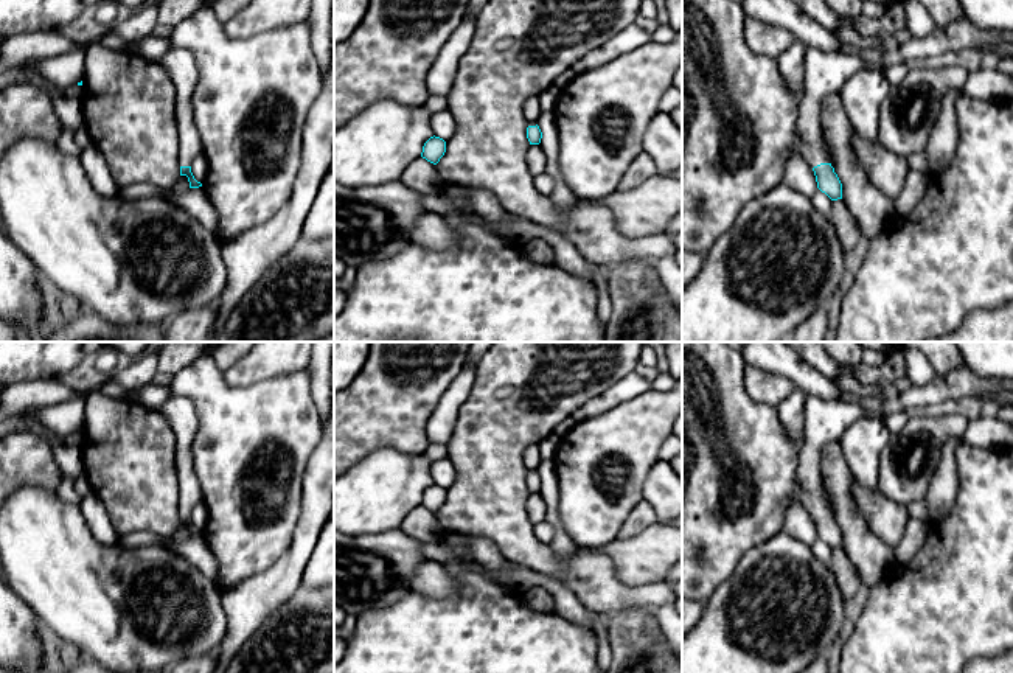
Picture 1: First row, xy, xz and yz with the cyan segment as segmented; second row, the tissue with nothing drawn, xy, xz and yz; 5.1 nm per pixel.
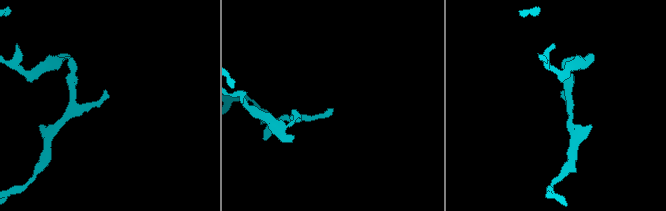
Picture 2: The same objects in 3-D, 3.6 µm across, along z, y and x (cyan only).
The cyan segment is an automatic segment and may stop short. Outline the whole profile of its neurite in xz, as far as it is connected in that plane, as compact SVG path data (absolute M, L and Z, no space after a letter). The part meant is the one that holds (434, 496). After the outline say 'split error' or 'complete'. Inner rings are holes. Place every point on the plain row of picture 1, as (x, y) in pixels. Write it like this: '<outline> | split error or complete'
M433 483L424 491L421 505L437 513L440 507L444 504L444 500L446 500L446 490Z | complete

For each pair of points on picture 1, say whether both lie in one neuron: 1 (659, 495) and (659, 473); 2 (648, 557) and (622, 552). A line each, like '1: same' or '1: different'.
1: same
2: same

